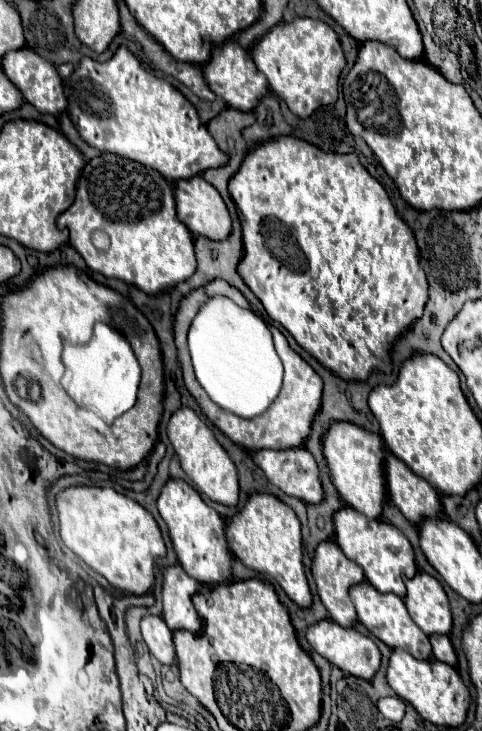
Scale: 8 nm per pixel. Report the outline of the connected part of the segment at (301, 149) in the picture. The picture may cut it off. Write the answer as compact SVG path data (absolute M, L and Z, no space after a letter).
M278 136L276 140L266 140L264 144L256 144L244 158L240 170L236 176L232 176L228 184L230 196L236 202L236 208L240 212L240 226L242 226L242 244L244 244L244 256L238 264L240 278L252 288L252 292L258 296L258 300L264 304L268 316L276 322L280 322L294 340L312 354L322 366L332 370L336 376L344 380L366 380L372 370L388 372L390 368L390 356L388 350L392 348L394 340L414 322L422 316L424 304L428 300L428 282L426 274L420 268L418 260L418 246L414 240L412 230L408 224L396 214L396 208L392 206L386 190L378 180L374 180L368 170L360 164L356 154L332 154L316 148L314 144L308 144L294 136Z

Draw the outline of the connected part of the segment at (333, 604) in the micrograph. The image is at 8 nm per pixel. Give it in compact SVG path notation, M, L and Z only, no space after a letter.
M326 540L326 542L320 542L318 548L316 548L316 552L314 552L314 558L312 558L312 576L314 576L314 582L316 582L318 596L320 596L322 604L326 606L330 620L334 620L336 624L340 624L344 628L350 628L352 622L356 620L356 610L354 610L354 604L352 604L350 596L348 596L348 588L354 586L354 584L360 584L364 580L362 568L356 562L348 560L344 556L344 552L338 548L336 542Z

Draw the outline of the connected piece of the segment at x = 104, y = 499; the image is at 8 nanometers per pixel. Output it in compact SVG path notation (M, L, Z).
M72 486L56 496L60 536L80 560L102 574L112 586L130 594L146 594L154 584L150 560L164 556L164 540L152 514L112 488Z

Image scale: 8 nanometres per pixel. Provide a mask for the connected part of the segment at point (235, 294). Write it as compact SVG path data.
M214 280L214 282L210 282L210 296L214 296L214 294L224 294L224 296L228 296L228 298L232 298L236 304L240 304L240 306L244 306L244 308L250 308L250 302L236 290L236 288L232 288L228 282L224 282L224 280Z

